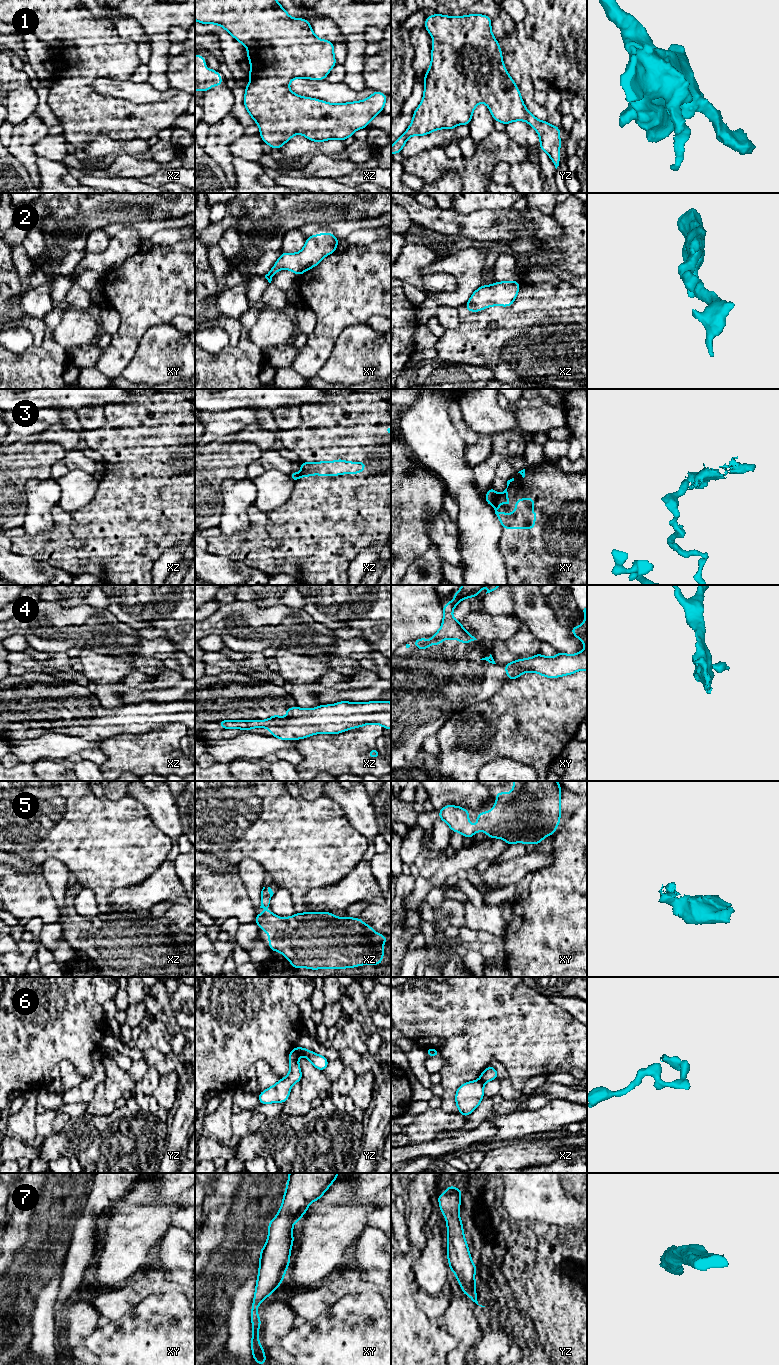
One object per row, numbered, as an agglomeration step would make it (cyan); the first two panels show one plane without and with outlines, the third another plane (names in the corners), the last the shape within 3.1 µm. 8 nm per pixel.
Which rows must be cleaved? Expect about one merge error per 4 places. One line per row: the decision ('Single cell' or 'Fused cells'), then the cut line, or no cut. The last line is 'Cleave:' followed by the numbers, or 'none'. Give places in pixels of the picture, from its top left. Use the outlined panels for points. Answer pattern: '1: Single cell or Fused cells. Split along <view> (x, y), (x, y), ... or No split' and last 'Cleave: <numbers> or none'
1: Single cell. No split
2: Single cell. No split
3: Fused cells. Split along xy (496, 495), (495, 502), (492, 505)
4: Single cell. No split
5: Single cell. No split
6: Fused cells. Split along yz (295, 1047), (300, 1054)
7: Single cell. No split
Cleave: 3, 6

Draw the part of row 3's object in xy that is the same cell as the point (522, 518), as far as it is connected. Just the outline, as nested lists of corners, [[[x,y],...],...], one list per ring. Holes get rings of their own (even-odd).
[[[514,478],[507,481],[507,488],[512,481],[514,481]],[[507,488],[501,494],[495,496],[493,505],[495,514],[502,524],[502,529],[534,529],[537,524],[533,523],[532,520],[537,520],[538,515],[530,510],[532,507],[535,507],[535,501],[532,497],[527,497],[526,499],[518,498],[516,500],[517,509],[510,515],[507,515],[506,512],[499,513],[497,511],[497,508],[501,506],[502,500],[506,502],[506,507],[513,506],[509,502]]]

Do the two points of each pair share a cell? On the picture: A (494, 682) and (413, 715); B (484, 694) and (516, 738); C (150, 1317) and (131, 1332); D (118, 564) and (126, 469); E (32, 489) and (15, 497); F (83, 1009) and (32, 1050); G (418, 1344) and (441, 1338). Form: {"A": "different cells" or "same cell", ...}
{"A": "same cell", "B": "different cells", "C": "same cell", "D": "same cell", "E": "different cells", "F": "same cell", "G": "same cell"}

